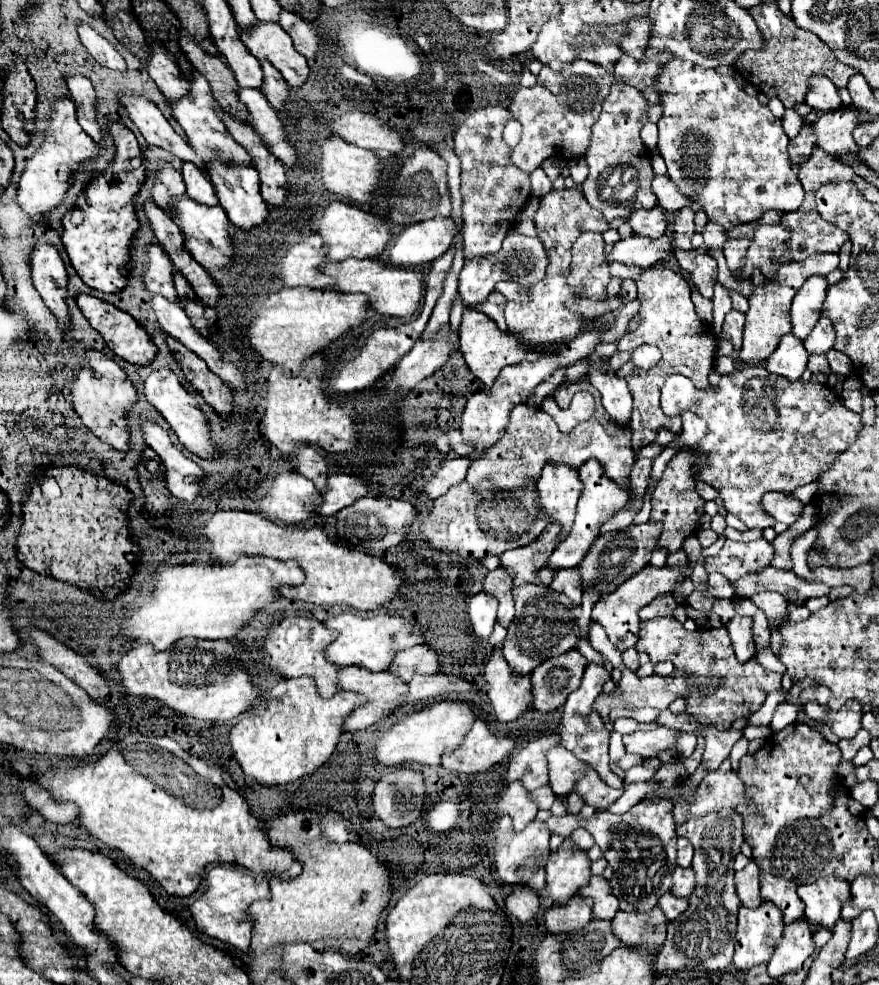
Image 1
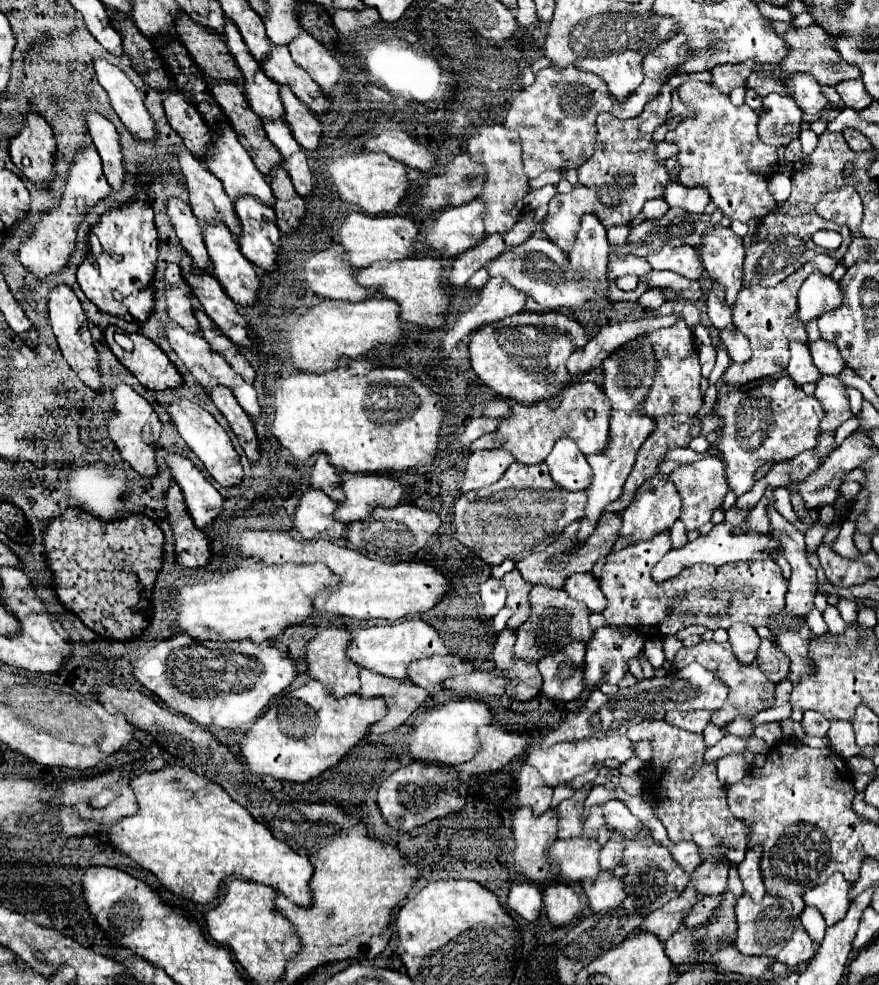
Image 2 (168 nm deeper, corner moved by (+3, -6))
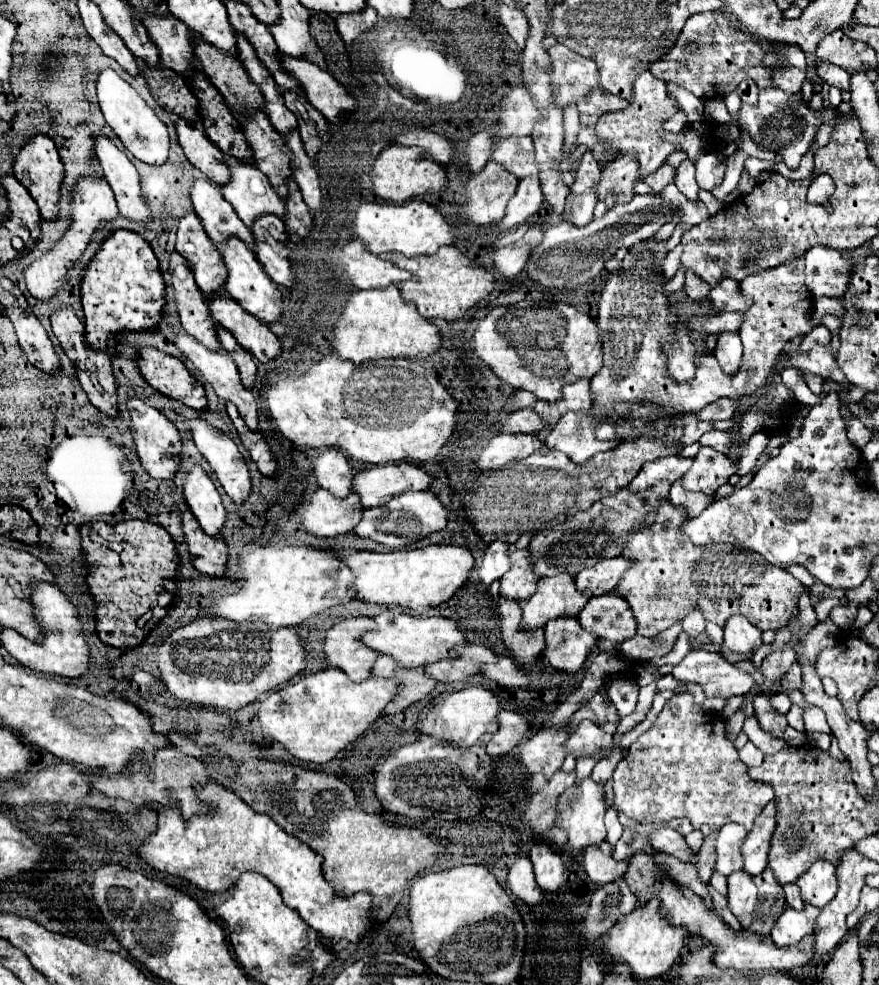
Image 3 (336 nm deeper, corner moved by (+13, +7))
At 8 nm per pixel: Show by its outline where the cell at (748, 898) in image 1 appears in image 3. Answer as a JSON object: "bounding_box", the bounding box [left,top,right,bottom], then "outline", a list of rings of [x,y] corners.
{"bounding_box":[743,801,777,875],"outline":[[[769,801],[763,813],[757,817],[753,829],[749,831],[745,843],[743,843],[743,857],[745,857],[745,871],[751,875],[759,875],[767,867],[767,853],[769,853],[769,843],[771,835],[775,831],[775,809],[777,801]]]}

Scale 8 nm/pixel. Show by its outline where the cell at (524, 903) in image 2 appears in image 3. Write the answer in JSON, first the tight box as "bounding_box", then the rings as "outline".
{"bounding_box":[507,857,543,905],"outline":[[[519,857],[519,861],[511,867],[509,877],[507,877],[509,889],[515,897],[525,901],[527,905],[537,905],[543,901],[543,889],[537,885],[533,877],[533,867],[529,857]]]}

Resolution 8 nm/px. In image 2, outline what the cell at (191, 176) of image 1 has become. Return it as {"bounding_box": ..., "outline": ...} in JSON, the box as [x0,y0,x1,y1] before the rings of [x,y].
{"bounding_box":[77,170,159,322],"outline":[[[149,170],[139,174],[133,198],[99,216],[85,240],[87,256],[77,268],[77,282],[85,296],[99,306],[99,310],[121,316],[127,322],[139,322],[151,314],[151,278],[159,244],[155,226],[151,224],[151,204],[147,200],[147,184],[153,176],[155,174]]]}

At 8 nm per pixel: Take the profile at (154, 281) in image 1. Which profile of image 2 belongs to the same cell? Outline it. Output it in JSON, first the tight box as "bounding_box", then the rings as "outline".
{"bounding_box":[165,264,199,334],"outline":[[[169,264],[165,270],[165,282],[169,278],[169,294],[167,296],[167,312],[169,318],[175,320],[179,326],[185,330],[191,330],[199,334],[199,324],[193,316],[191,310],[191,296],[189,296],[189,286],[181,276],[181,270],[177,264]]]}

